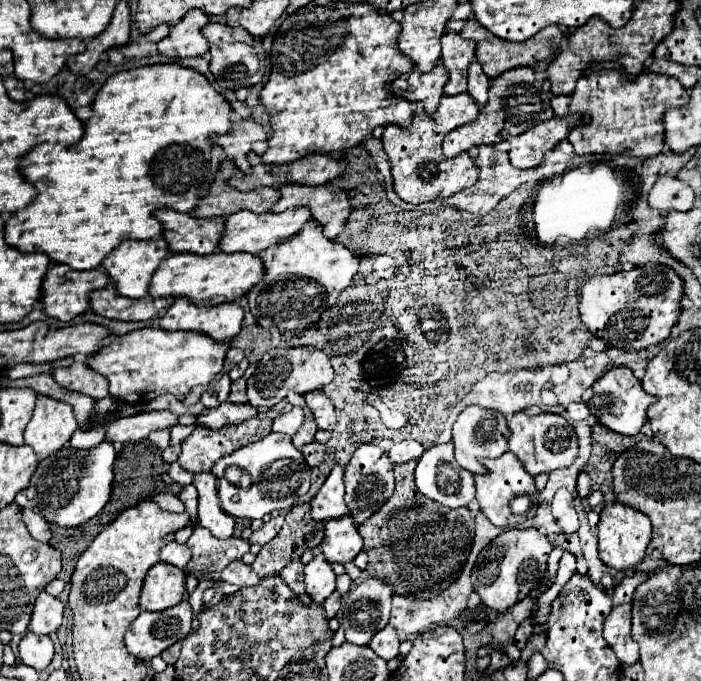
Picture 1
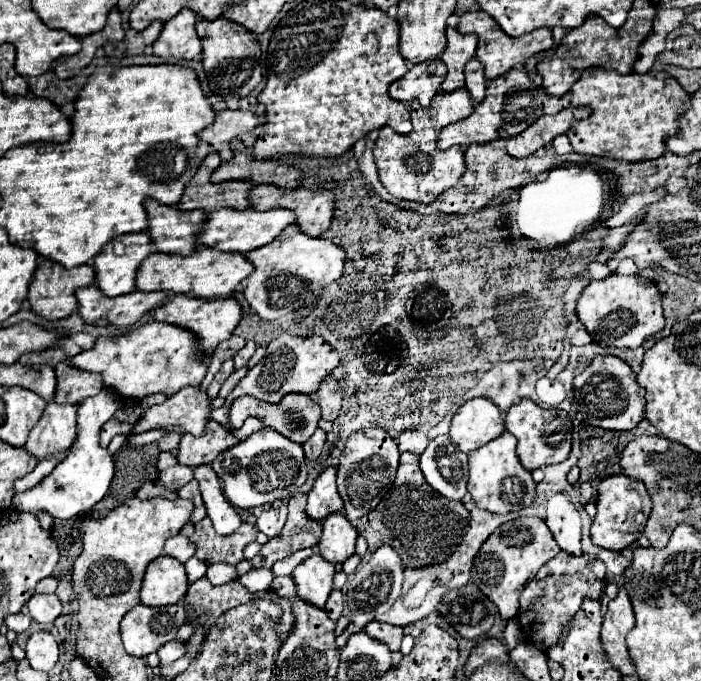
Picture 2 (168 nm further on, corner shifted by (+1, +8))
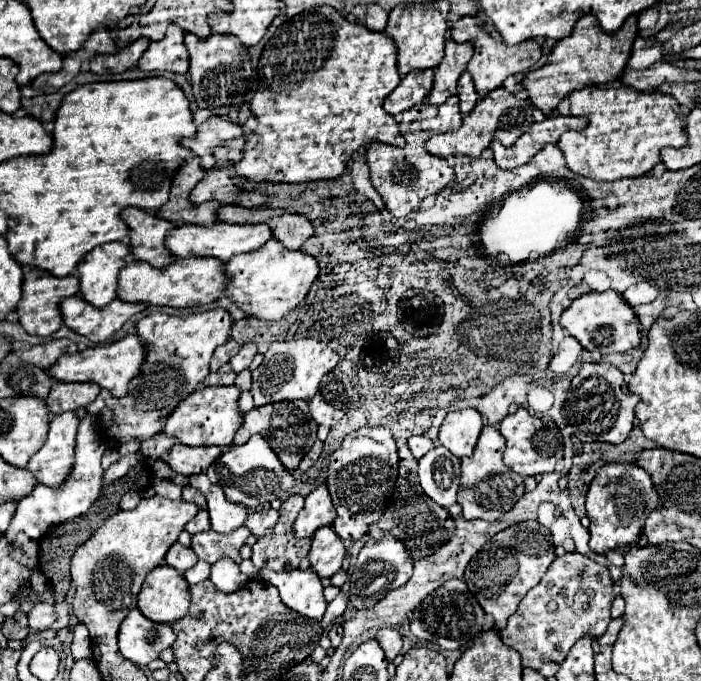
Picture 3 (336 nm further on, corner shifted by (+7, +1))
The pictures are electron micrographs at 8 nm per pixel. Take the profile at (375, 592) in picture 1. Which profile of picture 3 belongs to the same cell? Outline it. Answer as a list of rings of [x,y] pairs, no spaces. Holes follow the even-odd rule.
[[[387,536],[381,540],[369,540],[369,542],[365,542],[359,556],[353,560],[353,564],[349,568],[349,576],[343,586],[343,592],[349,598],[349,604],[353,606],[355,612],[357,610],[373,610],[373,606],[389,590],[403,586],[411,578],[411,570],[413,570],[413,560],[407,554],[405,546],[401,542],[397,542],[397,538]]]

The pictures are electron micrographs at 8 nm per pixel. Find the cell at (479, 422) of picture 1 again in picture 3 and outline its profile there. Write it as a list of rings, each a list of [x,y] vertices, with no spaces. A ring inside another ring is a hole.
[[[475,408],[449,412],[439,428],[439,442],[457,458],[473,454],[483,430],[483,418]]]

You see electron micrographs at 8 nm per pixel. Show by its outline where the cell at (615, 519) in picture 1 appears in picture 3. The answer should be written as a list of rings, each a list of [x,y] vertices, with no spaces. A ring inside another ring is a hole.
[[[607,464],[593,478],[587,492],[587,516],[591,520],[589,546],[597,554],[607,554],[609,550],[627,548],[637,544],[643,534],[643,524],[649,512],[657,506],[657,492],[649,474],[633,464]]]

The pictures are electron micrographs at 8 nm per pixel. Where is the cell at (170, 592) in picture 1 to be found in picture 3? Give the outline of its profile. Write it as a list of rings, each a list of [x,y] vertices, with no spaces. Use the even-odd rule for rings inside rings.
[[[167,564],[153,568],[141,588],[139,610],[153,622],[175,622],[189,610],[189,584]]]

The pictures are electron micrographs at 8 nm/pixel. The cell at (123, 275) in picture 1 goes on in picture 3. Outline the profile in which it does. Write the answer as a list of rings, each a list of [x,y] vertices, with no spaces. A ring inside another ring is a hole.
[[[107,242],[93,248],[79,262],[81,294],[93,306],[105,306],[117,298],[117,276],[121,266],[133,260],[129,244]]]

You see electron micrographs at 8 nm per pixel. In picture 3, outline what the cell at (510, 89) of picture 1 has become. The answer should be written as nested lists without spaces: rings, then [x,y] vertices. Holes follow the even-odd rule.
[[[499,86],[497,90],[489,92],[483,100],[479,100],[475,110],[469,116],[467,114],[463,116],[463,124],[461,124],[459,130],[455,130],[453,134],[433,136],[425,144],[425,148],[433,156],[447,158],[447,156],[457,156],[457,154],[475,156],[475,150],[477,152],[485,150],[493,140],[499,140],[503,146],[511,146],[533,124],[533,114],[531,114],[533,108],[535,106],[529,100],[519,100],[513,92],[507,92],[503,86]]]

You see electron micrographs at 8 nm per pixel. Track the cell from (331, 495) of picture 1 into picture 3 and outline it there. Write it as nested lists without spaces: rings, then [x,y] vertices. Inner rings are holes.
[[[321,484],[305,498],[305,506],[299,512],[293,530],[297,538],[305,538],[313,536],[315,530],[321,526],[331,526],[333,520],[335,520],[335,506],[331,502],[327,486]]]

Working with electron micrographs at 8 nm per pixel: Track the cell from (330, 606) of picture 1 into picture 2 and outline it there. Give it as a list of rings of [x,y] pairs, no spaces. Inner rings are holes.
[[[333,591],[331,595],[329,595],[329,601],[327,601],[327,605],[325,605],[325,611],[327,611],[327,615],[333,619],[333,621],[337,621],[339,617],[341,617],[341,613],[343,613],[343,595],[341,595],[341,591]]]

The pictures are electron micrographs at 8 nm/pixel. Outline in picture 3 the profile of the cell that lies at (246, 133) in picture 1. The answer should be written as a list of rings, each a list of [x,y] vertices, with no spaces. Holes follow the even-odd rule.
[[[211,116],[197,128],[195,138],[183,138],[181,144],[193,150],[201,158],[201,166],[209,170],[215,166],[213,148],[223,146],[227,140],[233,140],[239,136],[243,136],[243,128],[239,124],[229,122],[221,116]]]

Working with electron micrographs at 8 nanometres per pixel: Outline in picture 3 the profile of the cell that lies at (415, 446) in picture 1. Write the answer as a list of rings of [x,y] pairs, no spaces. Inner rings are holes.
[[[411,436],[409,440],[407,440],[407,444],[409,444],[409,450],[411,450],[411,454],[419,460],[421,456],[425,456],[435,444],[427,438],[427,436]]]

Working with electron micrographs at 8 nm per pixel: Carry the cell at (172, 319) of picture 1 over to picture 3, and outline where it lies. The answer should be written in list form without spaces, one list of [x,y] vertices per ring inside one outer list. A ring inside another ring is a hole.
[[[223,308],[177,316],[153,312],[137,322],[137,334],[149,346],[145,366],[141,374],[131,380],[129,392],[123,398],[111,396],[101,390],[95,402],[87,406],[91,414],[99,416],[99,428],[105,438],[127,442],[131,438],[147,440],[155,436],[167,414],[193,390],[199,388],[203,378],[209,374],[209,362],[217,346],[221,346],[231,336],[231,314]]]

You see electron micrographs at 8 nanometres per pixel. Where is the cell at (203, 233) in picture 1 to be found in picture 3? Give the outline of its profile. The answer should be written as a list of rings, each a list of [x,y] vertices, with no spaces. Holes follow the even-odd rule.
[[[125,208],[121,218],[131,230],[131,252],[137,260],[143,260],[155,268],[165,268],[175,260],[165,246],[167,228],[173,228],[171,222],[141,208]]]

